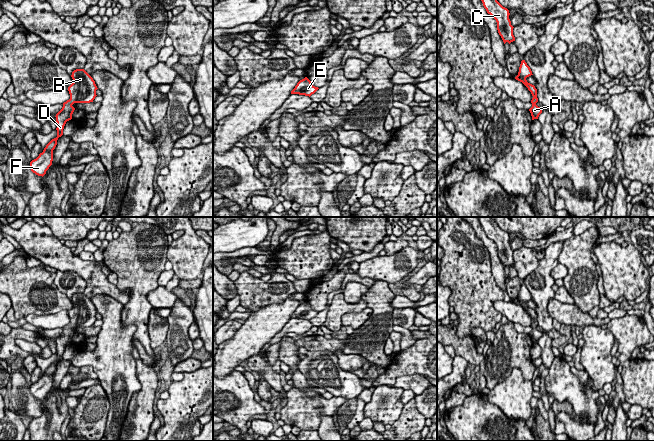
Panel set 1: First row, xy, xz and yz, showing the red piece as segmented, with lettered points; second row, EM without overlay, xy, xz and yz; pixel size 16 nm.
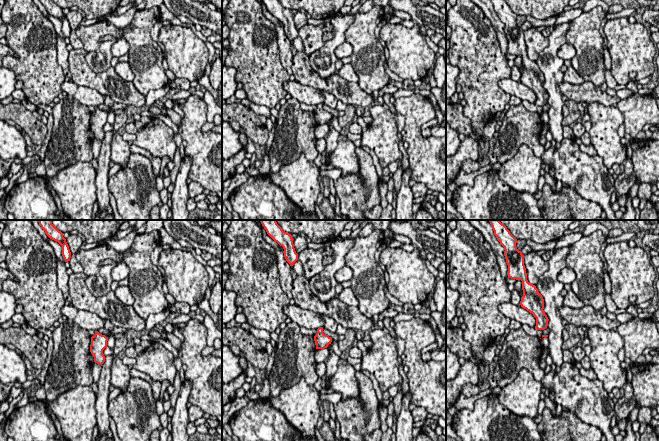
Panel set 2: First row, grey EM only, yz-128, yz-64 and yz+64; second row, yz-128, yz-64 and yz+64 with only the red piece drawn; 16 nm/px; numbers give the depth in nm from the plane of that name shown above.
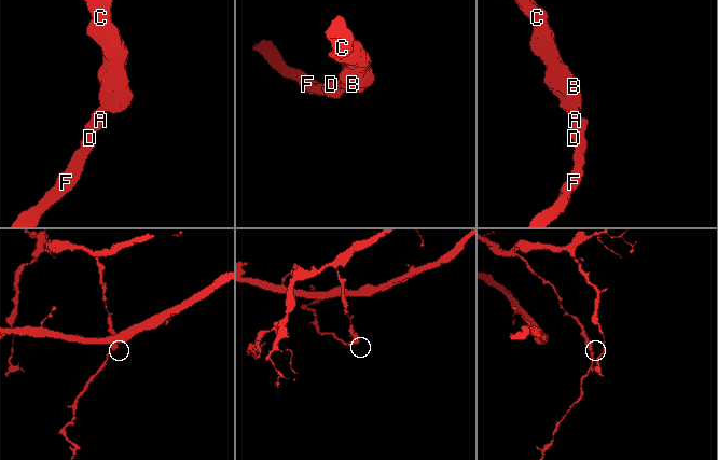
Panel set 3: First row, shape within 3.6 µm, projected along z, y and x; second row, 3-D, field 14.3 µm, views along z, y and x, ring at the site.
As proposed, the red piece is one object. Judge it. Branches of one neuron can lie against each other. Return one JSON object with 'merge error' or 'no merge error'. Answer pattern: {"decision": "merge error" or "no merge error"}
{"decision": "no merge error"}

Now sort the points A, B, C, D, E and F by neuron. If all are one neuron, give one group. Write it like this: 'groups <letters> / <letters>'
groups A B C D E F

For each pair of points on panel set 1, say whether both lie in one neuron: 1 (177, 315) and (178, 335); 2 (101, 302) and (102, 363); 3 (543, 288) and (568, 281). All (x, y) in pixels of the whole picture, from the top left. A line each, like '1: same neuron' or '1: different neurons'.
1: same neuron
2: same neuron
3: different neurons

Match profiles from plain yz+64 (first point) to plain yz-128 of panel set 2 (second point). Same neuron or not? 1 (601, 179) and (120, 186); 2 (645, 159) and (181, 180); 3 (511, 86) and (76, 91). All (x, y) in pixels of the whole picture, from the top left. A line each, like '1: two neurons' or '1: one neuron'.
1: two neurons
2: two neurons
3: one neuron

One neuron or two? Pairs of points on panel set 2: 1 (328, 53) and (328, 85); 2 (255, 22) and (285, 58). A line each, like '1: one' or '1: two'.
1: two
2: two

